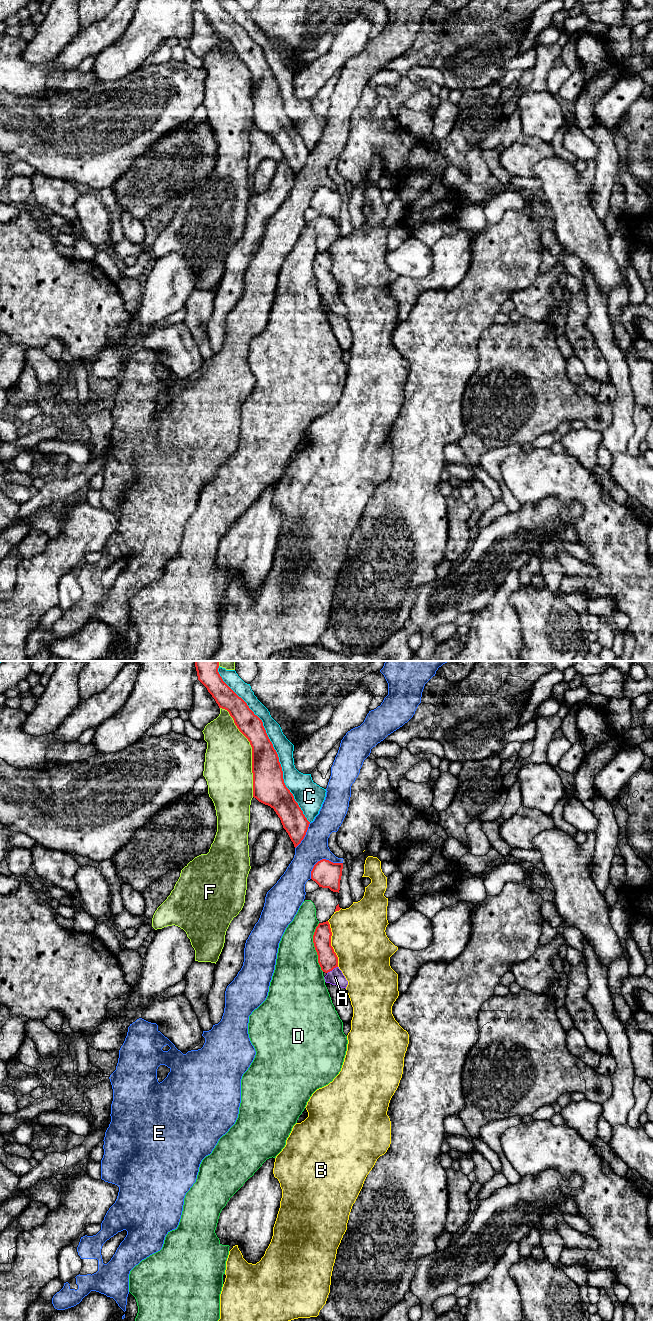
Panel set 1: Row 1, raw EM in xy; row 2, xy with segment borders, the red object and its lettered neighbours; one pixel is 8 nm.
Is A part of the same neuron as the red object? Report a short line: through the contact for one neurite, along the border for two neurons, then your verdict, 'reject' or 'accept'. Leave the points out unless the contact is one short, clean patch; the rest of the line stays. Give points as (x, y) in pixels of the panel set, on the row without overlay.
line xy (327, 286), (332, 297), (335, 305); accept

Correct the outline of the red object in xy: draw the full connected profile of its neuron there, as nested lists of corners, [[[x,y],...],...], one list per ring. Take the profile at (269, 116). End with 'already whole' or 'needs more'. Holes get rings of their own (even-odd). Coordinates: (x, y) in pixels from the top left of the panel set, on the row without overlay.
[[[197,0],[198,8],[207,16],[219,36],[225,37],[233,46],[239,59],[252,75],[253,125],[274,137],[296,176],[304,167],[310,150],[286,115],[283,99],[276,78],[270,69],[262,48],[254,42],[247,31],[239,25],[222,7],[219,0]]]; already whole

